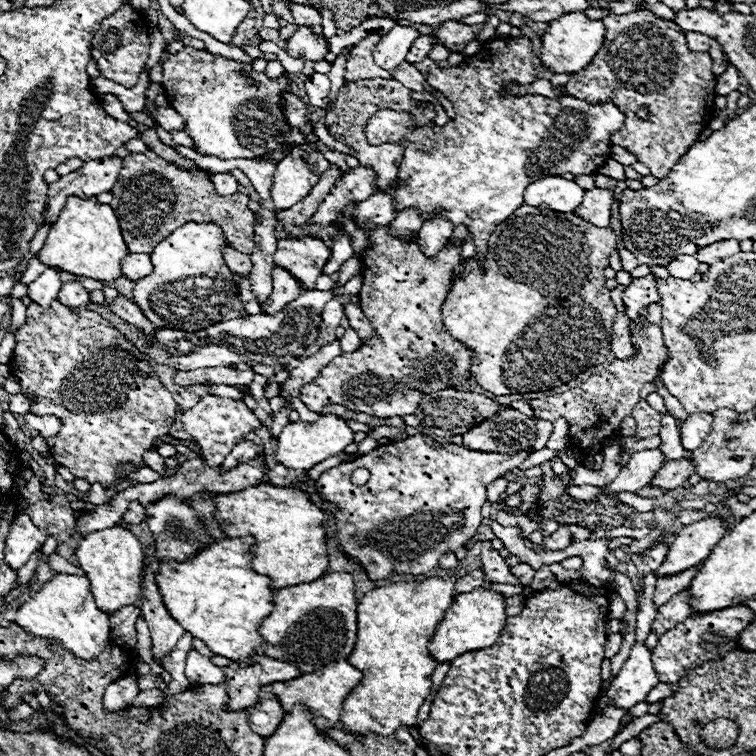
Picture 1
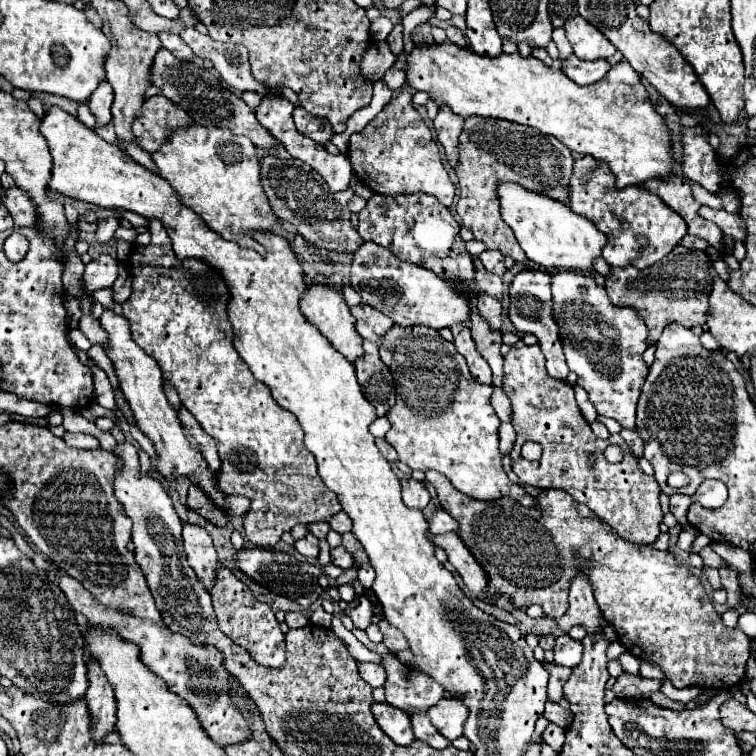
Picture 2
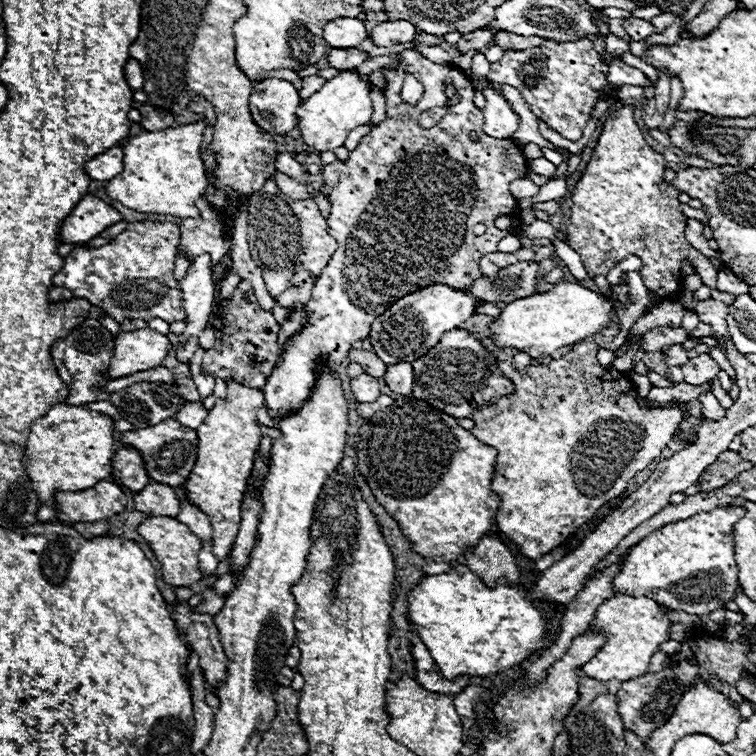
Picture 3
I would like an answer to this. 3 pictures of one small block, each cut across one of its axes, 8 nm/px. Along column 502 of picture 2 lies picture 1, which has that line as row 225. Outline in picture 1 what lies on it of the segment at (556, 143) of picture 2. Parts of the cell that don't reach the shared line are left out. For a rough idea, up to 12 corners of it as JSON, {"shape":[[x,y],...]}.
{"shape":[[156,152],[128,154],[112,206],[130,252],[216,222],[252,254],[250,196]]}

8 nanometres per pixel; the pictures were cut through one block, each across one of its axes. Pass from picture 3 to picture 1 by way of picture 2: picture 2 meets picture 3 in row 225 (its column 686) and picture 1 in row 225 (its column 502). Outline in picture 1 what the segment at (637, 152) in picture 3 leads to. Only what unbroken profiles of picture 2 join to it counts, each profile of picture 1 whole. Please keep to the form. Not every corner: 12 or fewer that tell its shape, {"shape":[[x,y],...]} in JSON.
{"shape":[[524,204],[442,308],[494,396],[614,360],[612,228]]}

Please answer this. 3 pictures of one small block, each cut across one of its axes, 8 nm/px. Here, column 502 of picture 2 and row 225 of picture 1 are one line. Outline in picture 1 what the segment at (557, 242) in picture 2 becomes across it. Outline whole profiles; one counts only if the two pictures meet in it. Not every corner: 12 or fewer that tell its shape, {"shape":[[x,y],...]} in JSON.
{"shape":[[218,224],[152,252],[134,302],[158,328],[204,330],[238,302]]}

